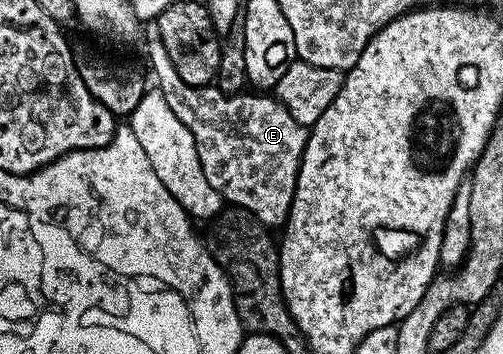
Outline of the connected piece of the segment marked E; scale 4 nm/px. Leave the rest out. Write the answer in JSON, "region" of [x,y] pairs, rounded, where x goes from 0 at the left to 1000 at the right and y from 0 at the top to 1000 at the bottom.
{"region":[[[312,76],[288,85],[286,116],[292,116],[290,150],[298,158],[298,184],[314,215],[310,249],[322,260],[334,302],[350,322],[350,336],[382,370],[390,393],[390,427],[398,438],[398,472],[406,472],[406,506],[421,517],[459,582],[497,590],[503,556],[521,556],[535,534],[569,534],[561,556],[561,582],[537,556],[523,573],[529,599],[525,624],[545,641],[553,602],[561,619],[575,616],[583,545],[592,514],[592,472],[600,460],[600,429],[612,384],[610,356],[588,347],[561,288],[537,274],[511,274],[499,257],[479,263],[439,263],[423,237],[376,240],[350,212],[334,144],[318,110]]]}

